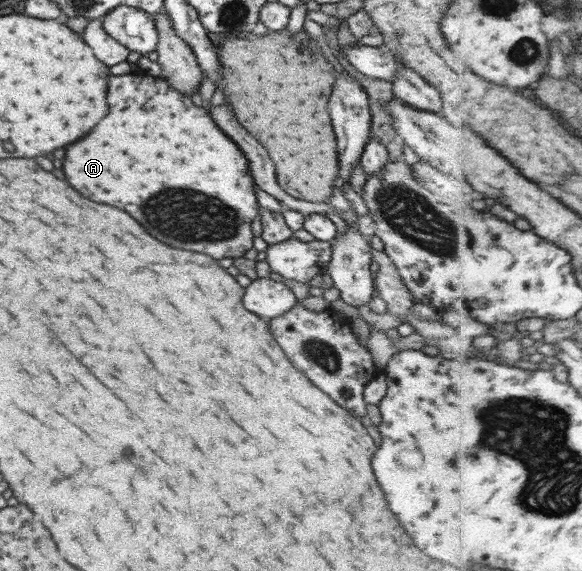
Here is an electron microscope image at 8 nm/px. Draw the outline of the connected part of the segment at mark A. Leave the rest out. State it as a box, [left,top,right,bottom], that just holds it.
[63,73,260,260]

